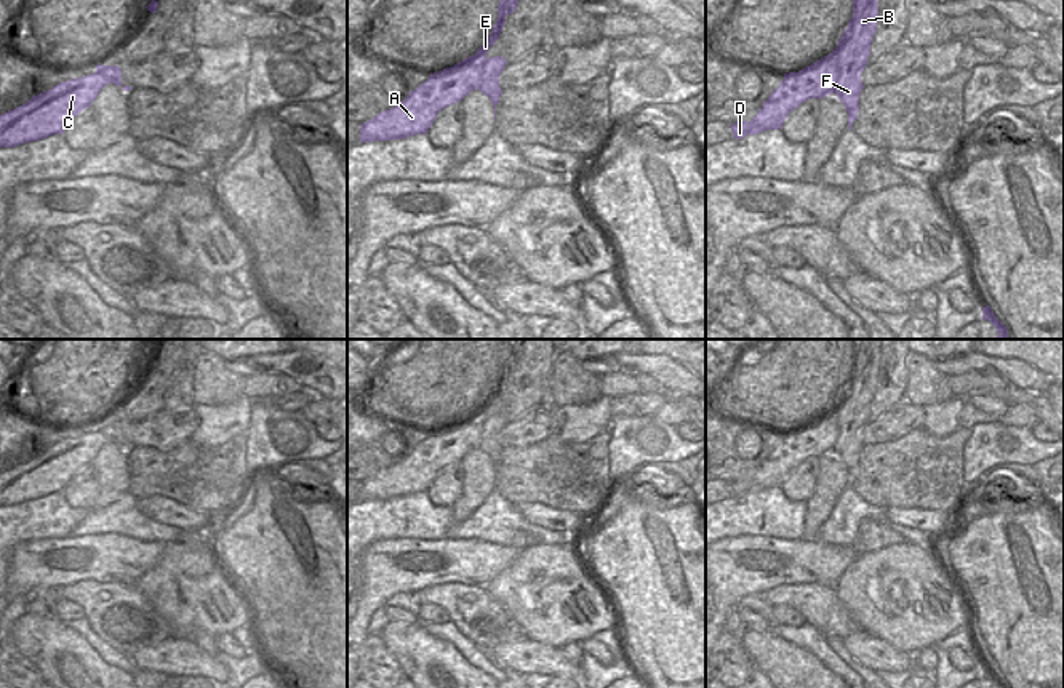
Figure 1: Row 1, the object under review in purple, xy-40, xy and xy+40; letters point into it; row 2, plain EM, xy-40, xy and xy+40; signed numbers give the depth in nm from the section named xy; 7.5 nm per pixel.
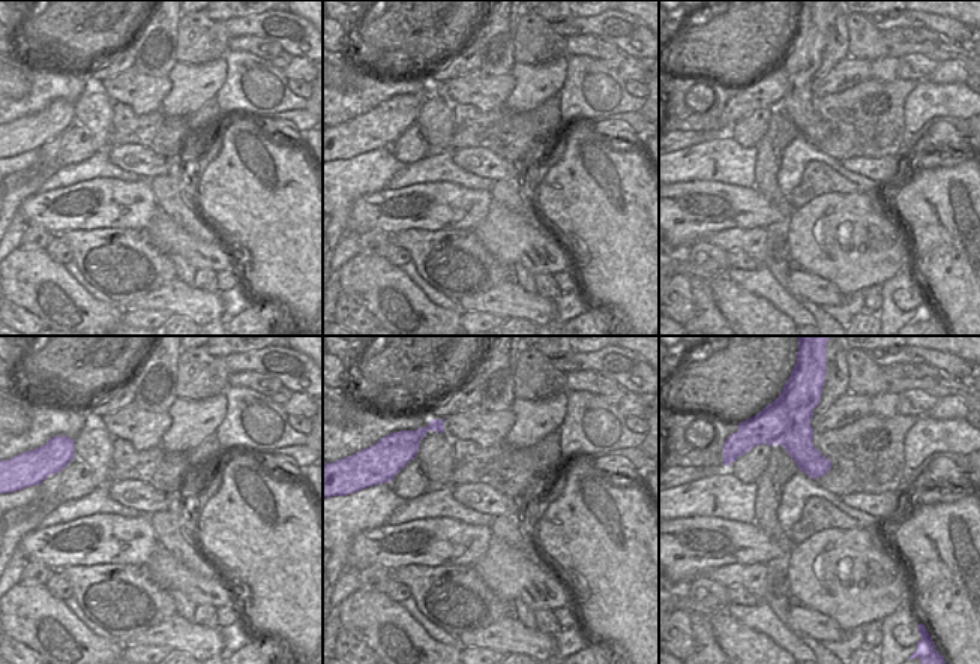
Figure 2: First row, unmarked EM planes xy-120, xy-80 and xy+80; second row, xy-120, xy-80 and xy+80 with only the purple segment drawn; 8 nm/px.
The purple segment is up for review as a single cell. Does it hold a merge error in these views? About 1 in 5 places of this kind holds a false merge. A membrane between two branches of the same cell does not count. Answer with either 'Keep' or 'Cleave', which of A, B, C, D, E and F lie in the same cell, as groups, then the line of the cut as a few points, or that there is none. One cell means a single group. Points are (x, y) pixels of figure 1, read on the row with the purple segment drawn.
Cleave. Groups: A C D / B E F. Split along xy+40 (831, 53), (839, 69), (834, 92)

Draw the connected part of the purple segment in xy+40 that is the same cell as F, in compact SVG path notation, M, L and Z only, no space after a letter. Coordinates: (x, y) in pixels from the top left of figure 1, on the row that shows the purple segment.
M854 0L853 16L840 37L837 48L832 51L838 61L840 78L835 85L835 96L846 107L848 130L858 118L859 94L864 88L861 72L869 64L870 45L878 22L877 0Z

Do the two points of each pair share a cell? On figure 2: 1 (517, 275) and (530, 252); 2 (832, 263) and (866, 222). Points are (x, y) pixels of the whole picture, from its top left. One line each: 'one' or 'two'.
1: two
2: one

